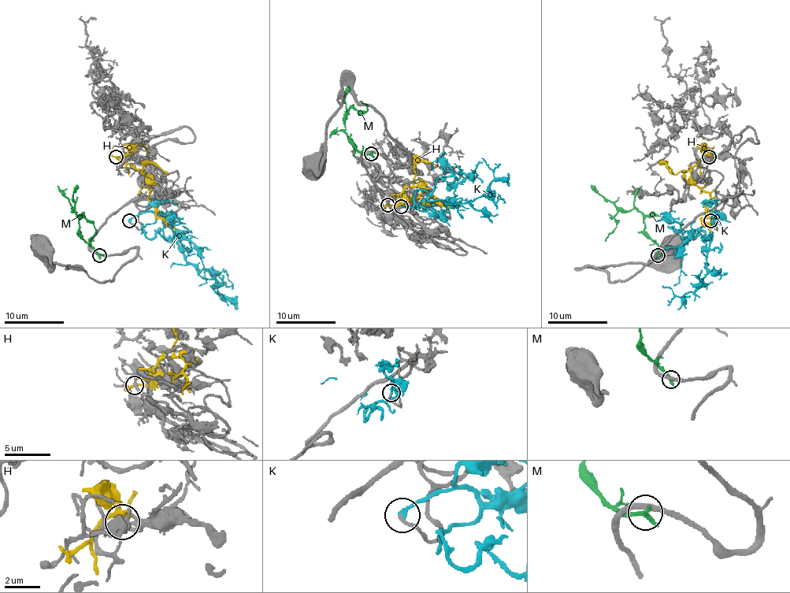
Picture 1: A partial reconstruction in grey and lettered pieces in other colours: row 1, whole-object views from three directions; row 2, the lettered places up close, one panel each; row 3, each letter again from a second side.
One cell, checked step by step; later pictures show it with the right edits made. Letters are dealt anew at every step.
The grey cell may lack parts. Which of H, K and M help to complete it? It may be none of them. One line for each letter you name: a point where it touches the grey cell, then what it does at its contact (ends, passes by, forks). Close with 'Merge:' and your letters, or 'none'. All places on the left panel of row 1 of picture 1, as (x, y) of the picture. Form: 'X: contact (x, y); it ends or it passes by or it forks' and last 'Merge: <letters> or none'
K: contact (129, 220); it ends
Merge: K

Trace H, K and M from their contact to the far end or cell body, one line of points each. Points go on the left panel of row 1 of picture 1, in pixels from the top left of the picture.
H: (116, 156), (124, 155), (120, 161), (145, 174), (149, 183), (147, 201), (158, 219), (173, 227), (177, 239)
K: (130, 220), (150, 211), (146, 236), (155, 231), (179, 241), (183, 257), (222, 296), (210, 286)
M: (98, 254), (82, 236), (79, 216), (73, 209), (79, 217), (94, 226), (95, 234), (88, 241)

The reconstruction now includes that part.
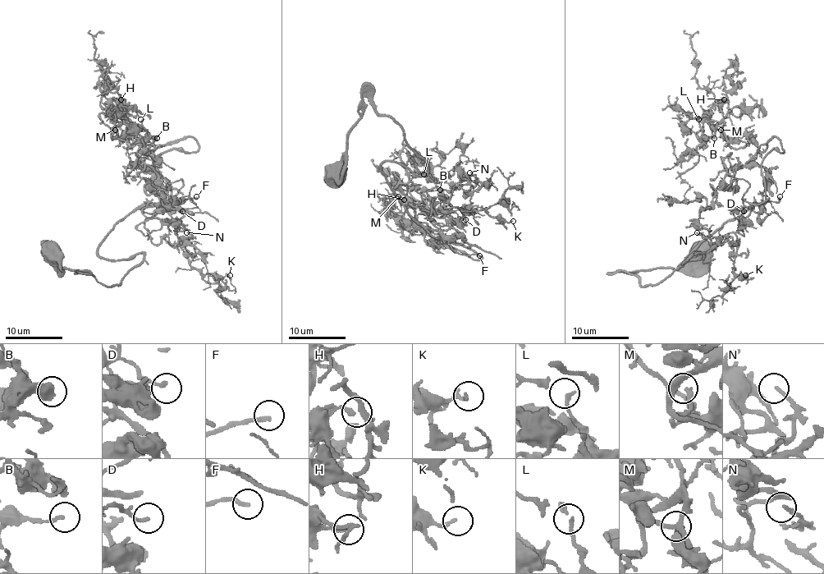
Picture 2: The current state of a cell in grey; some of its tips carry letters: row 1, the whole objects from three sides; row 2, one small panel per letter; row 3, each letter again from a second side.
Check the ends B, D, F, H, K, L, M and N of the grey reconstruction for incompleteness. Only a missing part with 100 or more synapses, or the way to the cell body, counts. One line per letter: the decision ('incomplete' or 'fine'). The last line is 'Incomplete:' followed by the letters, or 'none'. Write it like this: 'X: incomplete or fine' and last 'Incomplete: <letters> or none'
B: fine
D: fine
F: incomplete
H: fine
K: fine
L: fine
M: fine
N: fine
Incomplete: F

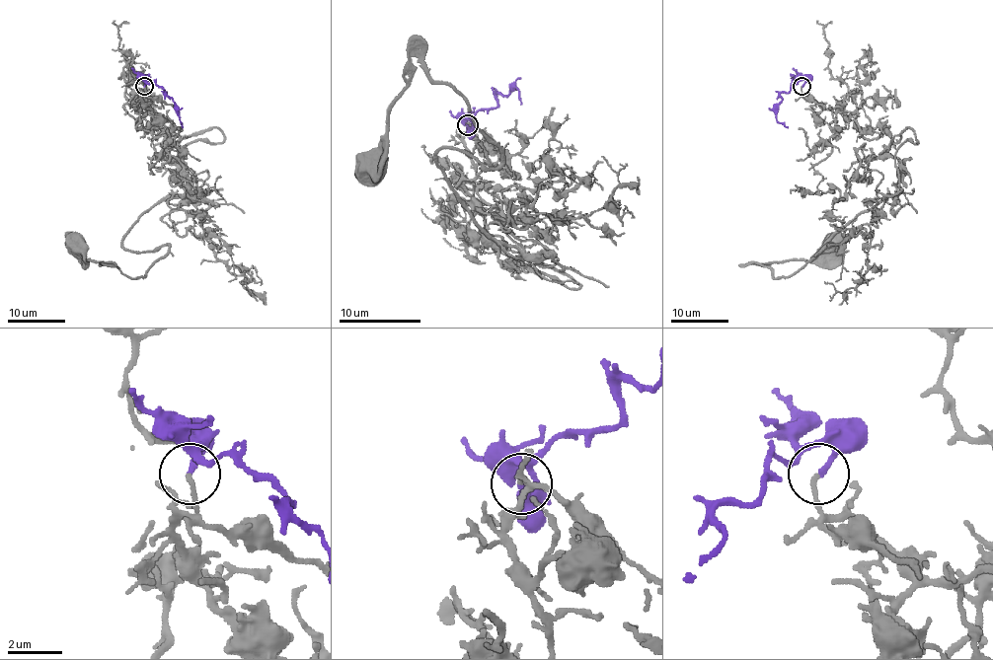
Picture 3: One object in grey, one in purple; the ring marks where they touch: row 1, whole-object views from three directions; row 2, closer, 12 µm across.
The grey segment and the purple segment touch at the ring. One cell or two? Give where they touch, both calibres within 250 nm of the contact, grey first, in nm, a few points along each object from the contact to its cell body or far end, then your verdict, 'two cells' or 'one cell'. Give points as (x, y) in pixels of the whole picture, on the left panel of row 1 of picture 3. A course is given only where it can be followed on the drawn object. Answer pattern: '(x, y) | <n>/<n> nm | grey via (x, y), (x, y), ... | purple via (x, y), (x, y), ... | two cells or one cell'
(144, 86) | 160/200 nm | grey via (144, 86), (141, 111), (186, 192), (122, 246), (169, 250), (126, 277), (78, 244) | purple via (144, 86), (147, 80), (163, 89), (176, 106), (183, 127) | one cell

